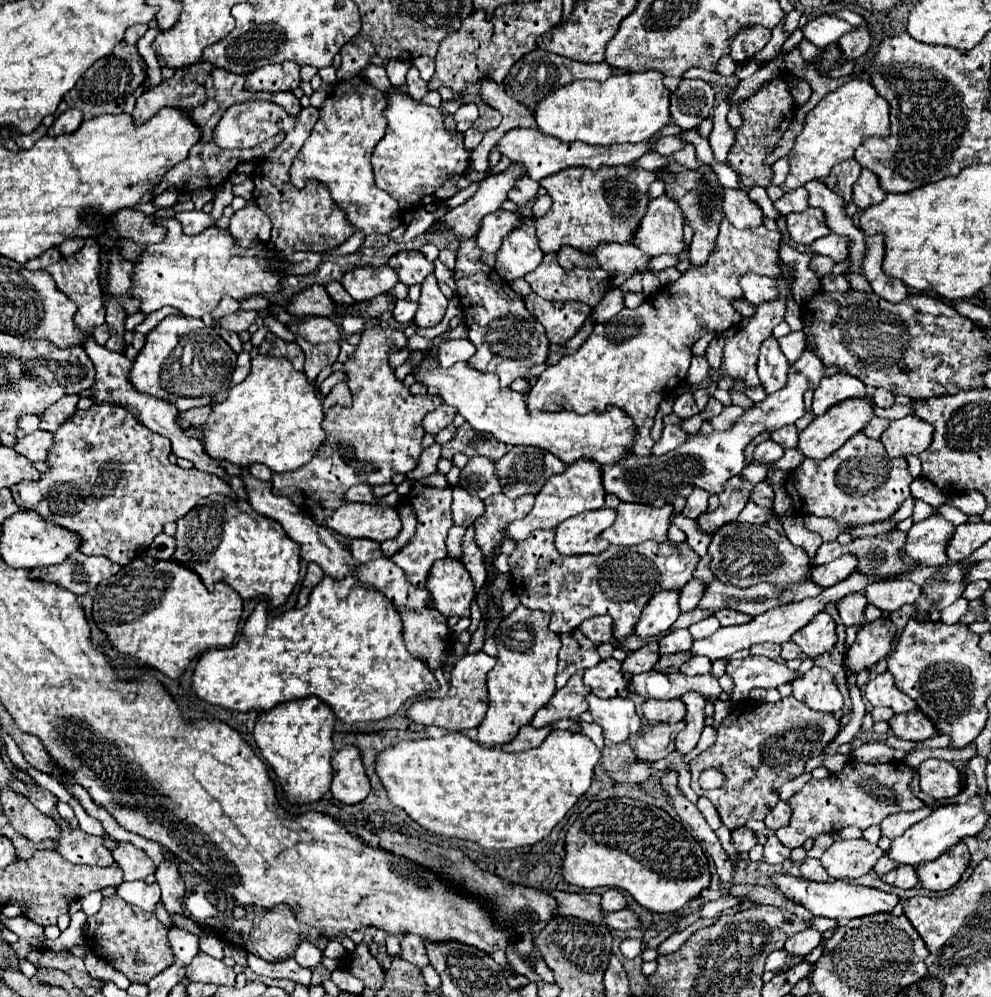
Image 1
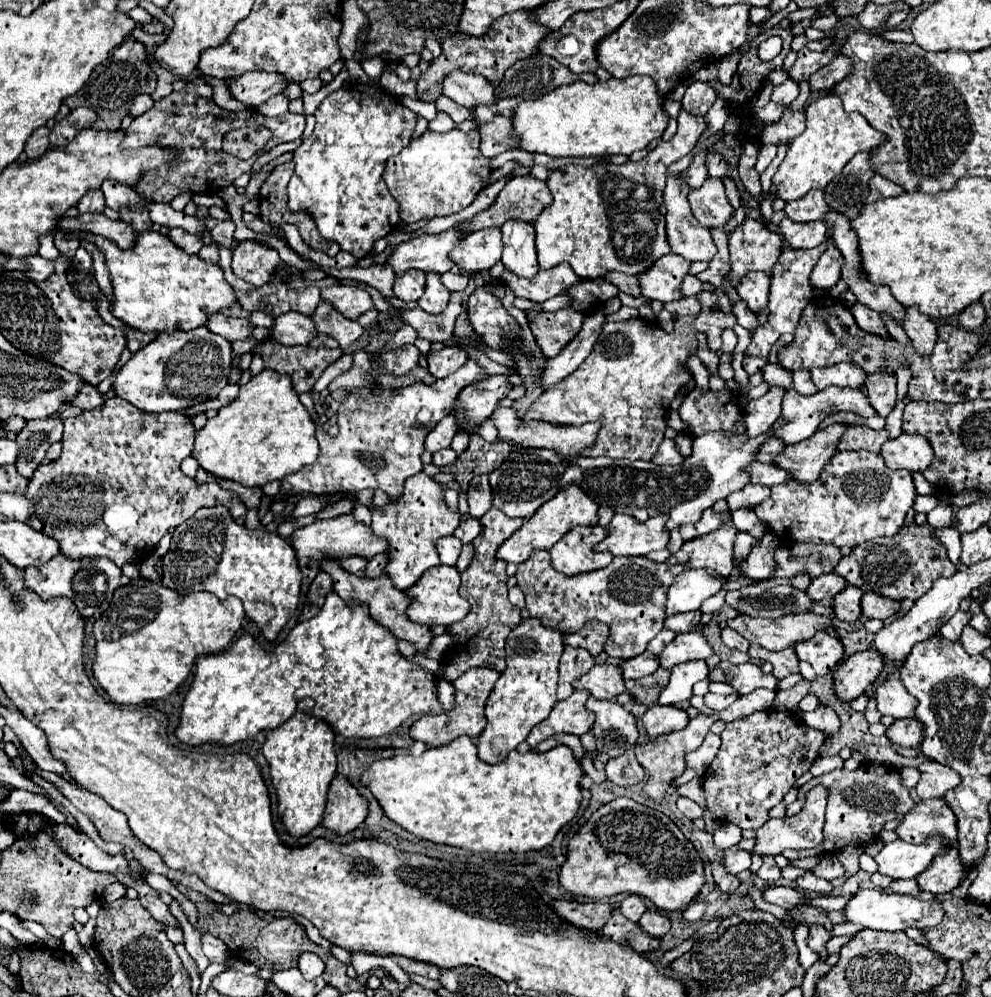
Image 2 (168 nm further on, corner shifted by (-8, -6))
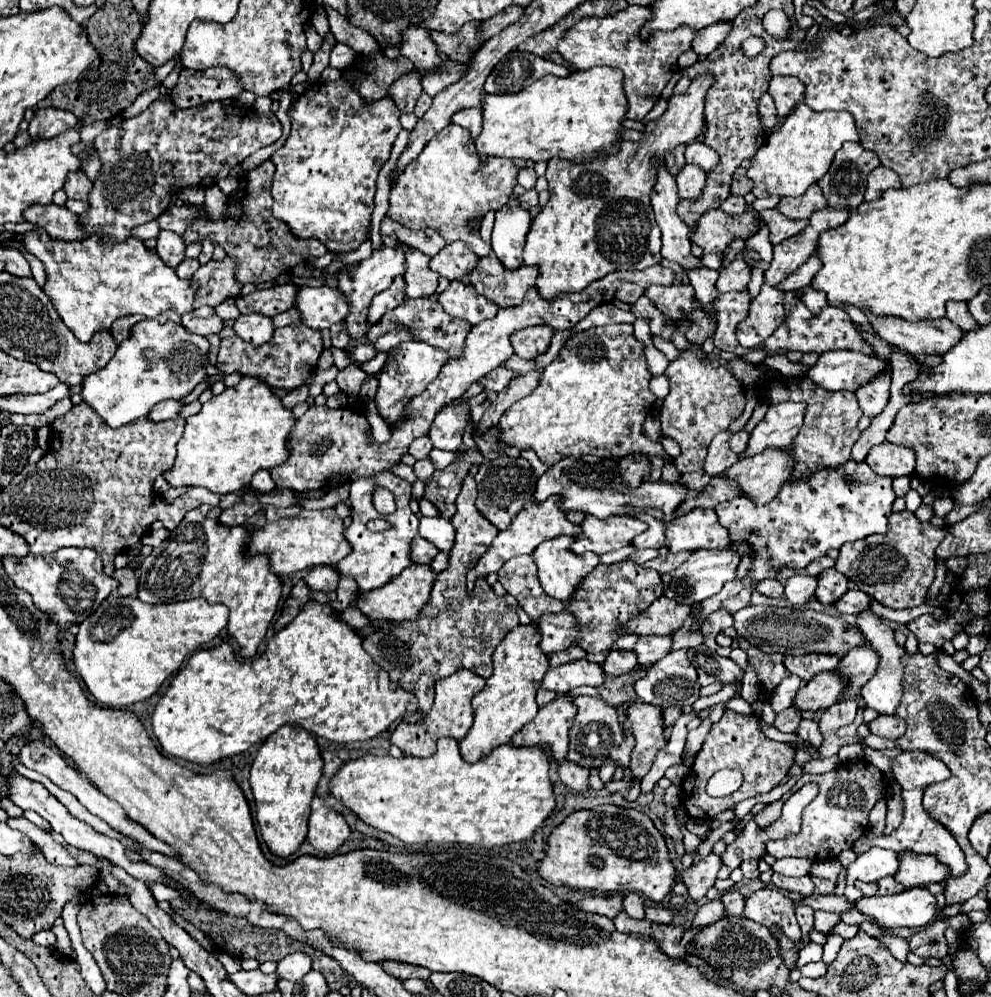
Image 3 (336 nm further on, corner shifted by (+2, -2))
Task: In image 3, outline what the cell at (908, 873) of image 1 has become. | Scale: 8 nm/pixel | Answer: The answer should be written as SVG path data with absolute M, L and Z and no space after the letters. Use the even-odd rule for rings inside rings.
M891 875L889 877L883 877L883 879L879 879L877 881L877 885L879 885L879 895L897 895L897 893L901 893L905 887L903 885L899 885Z

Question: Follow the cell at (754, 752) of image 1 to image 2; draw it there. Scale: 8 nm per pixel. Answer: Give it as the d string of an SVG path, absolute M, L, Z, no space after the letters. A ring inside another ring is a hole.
M765 709L727 723L721 741L719 753L703 777L707 807L723 823L735 823L741 829L759 829L771 819L771 807L815 763L825 743L825 733L797 721L789 711Z

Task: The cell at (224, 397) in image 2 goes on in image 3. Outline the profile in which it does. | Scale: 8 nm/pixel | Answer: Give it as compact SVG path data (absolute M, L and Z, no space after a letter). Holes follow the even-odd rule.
M161 401L161 403L157 403L157 405L149 411L147 419L149 419L149 421L175 419L175 417L179 415L179 411L181 411L181 409L183 409L183 405L181 405L179 401Z

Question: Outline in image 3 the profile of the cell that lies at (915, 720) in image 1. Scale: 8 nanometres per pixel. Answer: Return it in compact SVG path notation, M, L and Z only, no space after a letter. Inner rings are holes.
M879 715L871 723L867 723L867 727L873 735L879 735L891 741L897 741L905 733L905 721L897 715Z

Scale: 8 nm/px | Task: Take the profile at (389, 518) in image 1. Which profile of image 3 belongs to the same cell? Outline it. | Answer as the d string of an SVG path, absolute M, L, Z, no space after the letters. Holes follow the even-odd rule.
M303 509L297 517L283 517L279 521L267 521L263 527L253 529L245 553L267 555L269 567L275 575L289 575L315 565L337 565L349 555L349 543L343 537L343 521L333 509L307 511Z

